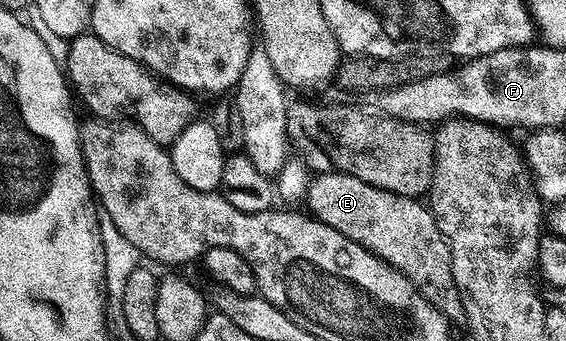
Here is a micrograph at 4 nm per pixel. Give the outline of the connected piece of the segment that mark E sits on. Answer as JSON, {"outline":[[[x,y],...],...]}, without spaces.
{"outline":[[[316,173],[309,182],[306,190],[308,205],[312,208],[311,216],[322,222],[324,225],[334,227],[346,239],[358,243],[367,253],[373,253],[385,264],[397,270],[421,293],[425,299],[440,312],[443,317],[447,317],[449,322],[463,322],[466,314],[464,312],[464,301],[460,298],[460,292],[454,281],[454,271],[452,270],[452,256],[448,250],[448,240],[442,235],[442,231],[436,222],[436,216],[431,208],[423,200],[406,195],[391,193],[385,189],[374,187],[370,183],[362,183],[354,175],[345,173]]]}

